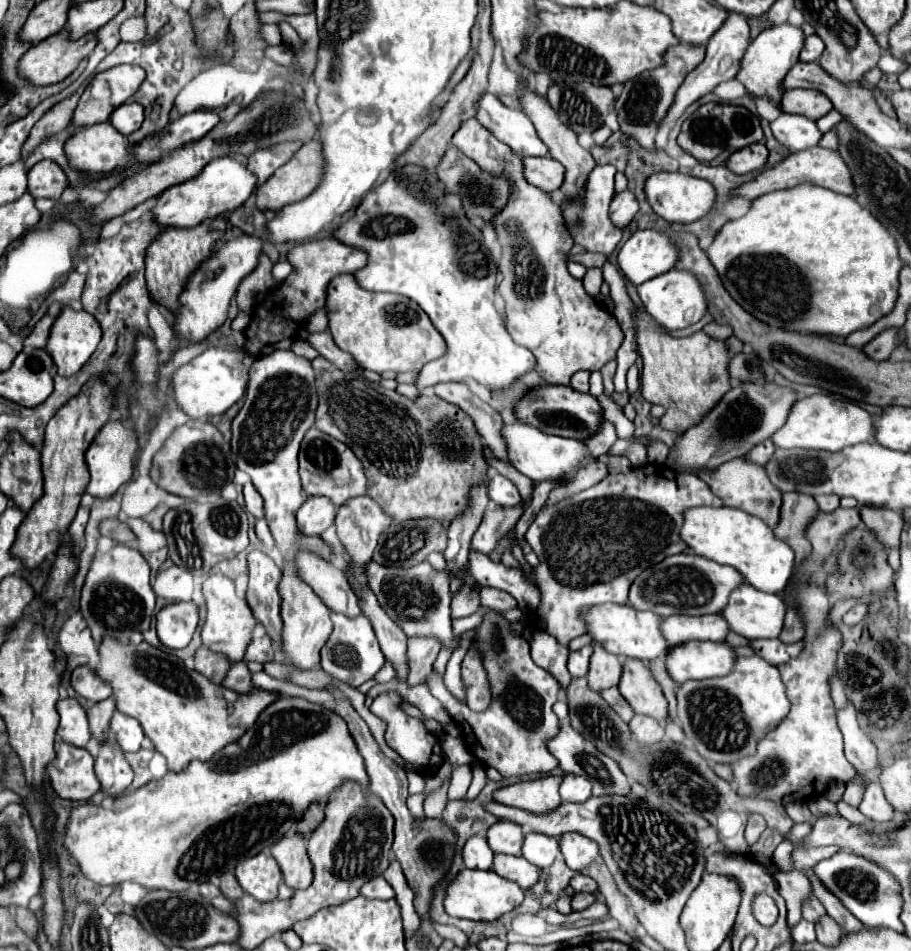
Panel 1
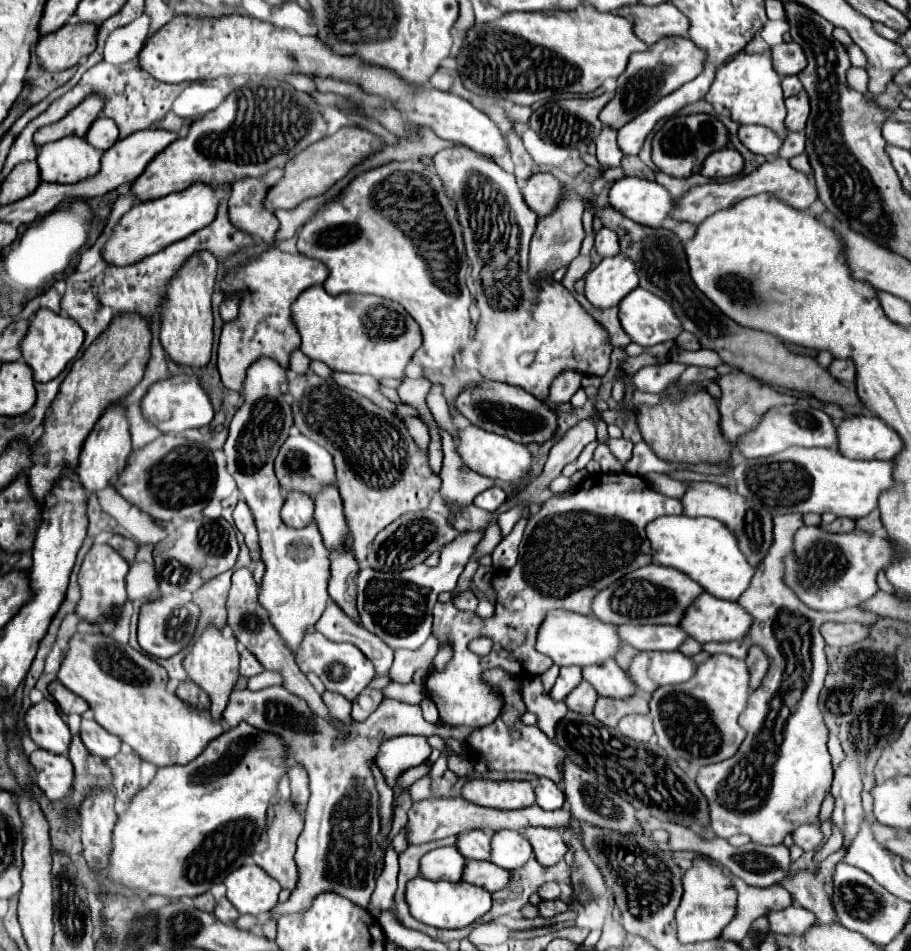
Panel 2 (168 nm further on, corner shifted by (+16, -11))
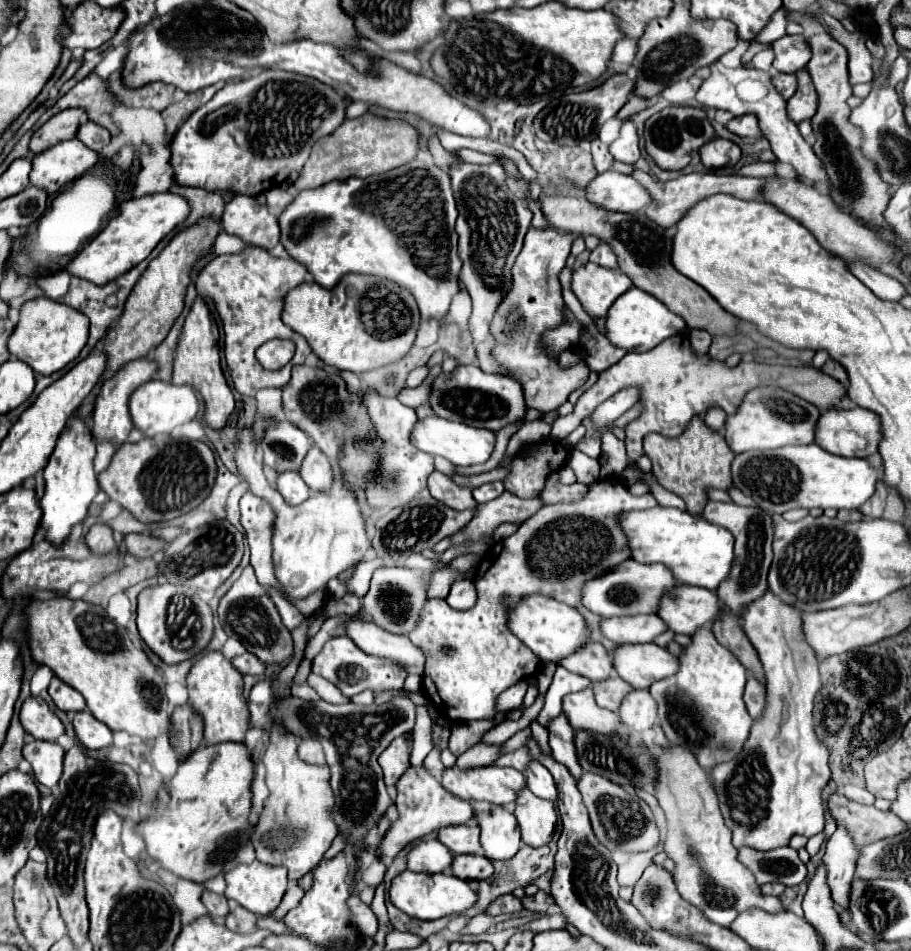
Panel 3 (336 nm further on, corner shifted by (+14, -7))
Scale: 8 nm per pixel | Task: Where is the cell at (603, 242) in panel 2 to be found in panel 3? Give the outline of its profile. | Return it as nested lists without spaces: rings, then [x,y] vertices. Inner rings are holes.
[[[600,242],[600,246],[594,252],[590,252],[590,262],[598,264],[598,266],[604,266],[604,268],[612,268],[612,270],[618,268],[618,262],[614,258],[614,252],[604,242]]]

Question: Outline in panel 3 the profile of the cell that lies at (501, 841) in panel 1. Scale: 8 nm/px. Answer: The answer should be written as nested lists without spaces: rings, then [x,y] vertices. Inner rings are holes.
[[[460,824],[446,826],[446,830],[438,830],[438,842],[442,842],[452,854],[478,854],[480,846],[480,830],[476,824]]]

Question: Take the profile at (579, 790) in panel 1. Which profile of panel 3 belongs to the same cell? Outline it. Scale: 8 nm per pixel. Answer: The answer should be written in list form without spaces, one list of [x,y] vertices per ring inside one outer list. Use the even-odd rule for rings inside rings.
[[[530,760],[528,766],[526,766],[526,770],[524,770],[524,776],[526,776],[526,786],[528,786],[538,798],[556,800],[558,792],[556,792],[552,774],[546,770],[546,766],[544,766],[542,762]]]

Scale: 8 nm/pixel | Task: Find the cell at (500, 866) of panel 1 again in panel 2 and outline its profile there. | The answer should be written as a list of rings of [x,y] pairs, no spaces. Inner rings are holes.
[[[468,860],[468,866],[464,868],[464,882],[486,888],[488,892],[498,892],[510,882],[510,872],[492,864],[492,862],[476,862]]]

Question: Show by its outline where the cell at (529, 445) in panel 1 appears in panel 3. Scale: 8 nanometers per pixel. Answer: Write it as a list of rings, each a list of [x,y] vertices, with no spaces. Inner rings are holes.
[[[438,416],[418,420],[410,434],[410,442],[418,450],[422,450],[430,456],[444,456],[446,460],[450,460],[456,466],[472,466],[472,464],[486,462],[494,450],[494,440],[496,440],[494,432],[490,432],[486,428],[472,428],[462,422],[450,422],[450,420],[444,420]]]

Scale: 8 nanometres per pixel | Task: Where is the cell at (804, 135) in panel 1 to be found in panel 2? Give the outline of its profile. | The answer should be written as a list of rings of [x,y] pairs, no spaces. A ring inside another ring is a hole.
[[[740,126],[740,142],[754,154],[762,154],[762,156],[776,156],[784,144],[784,140],[764,128],[764,126]]]

